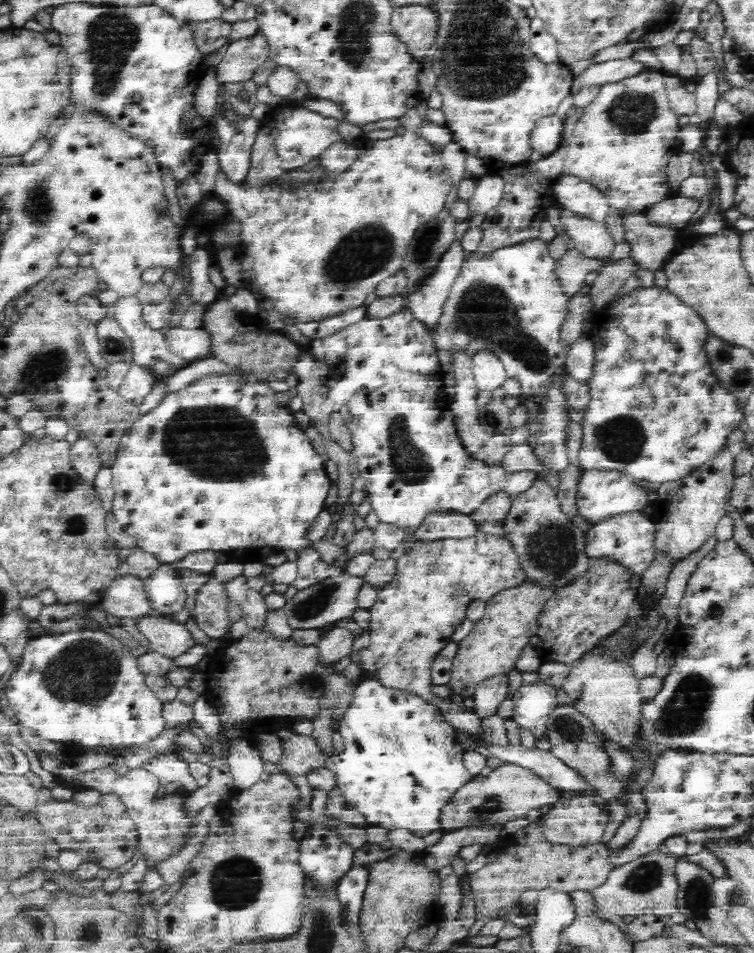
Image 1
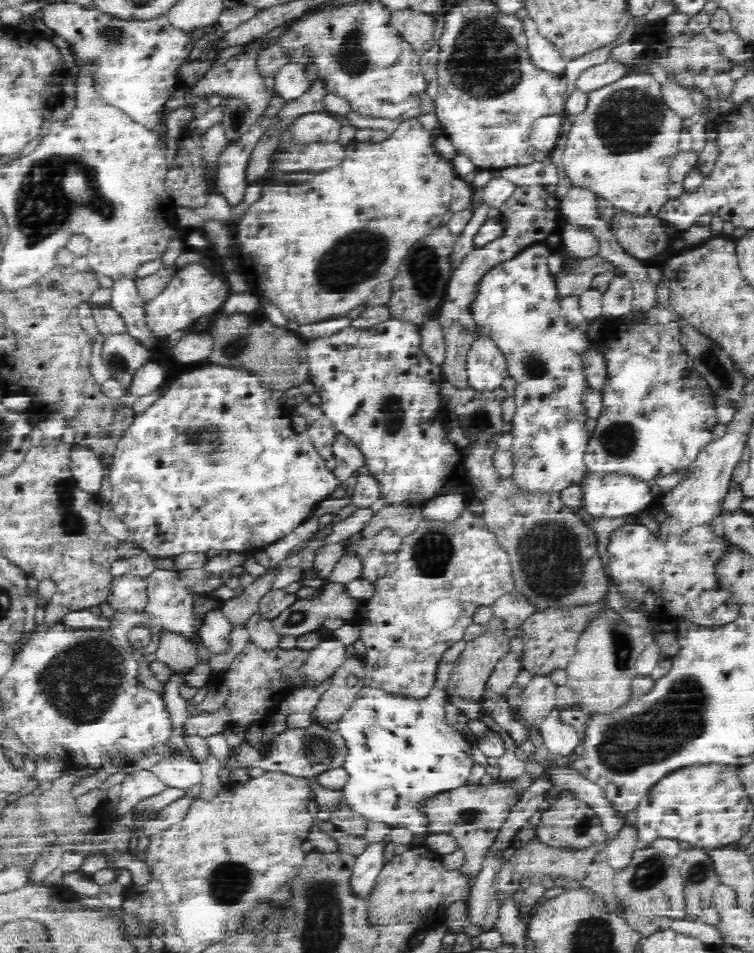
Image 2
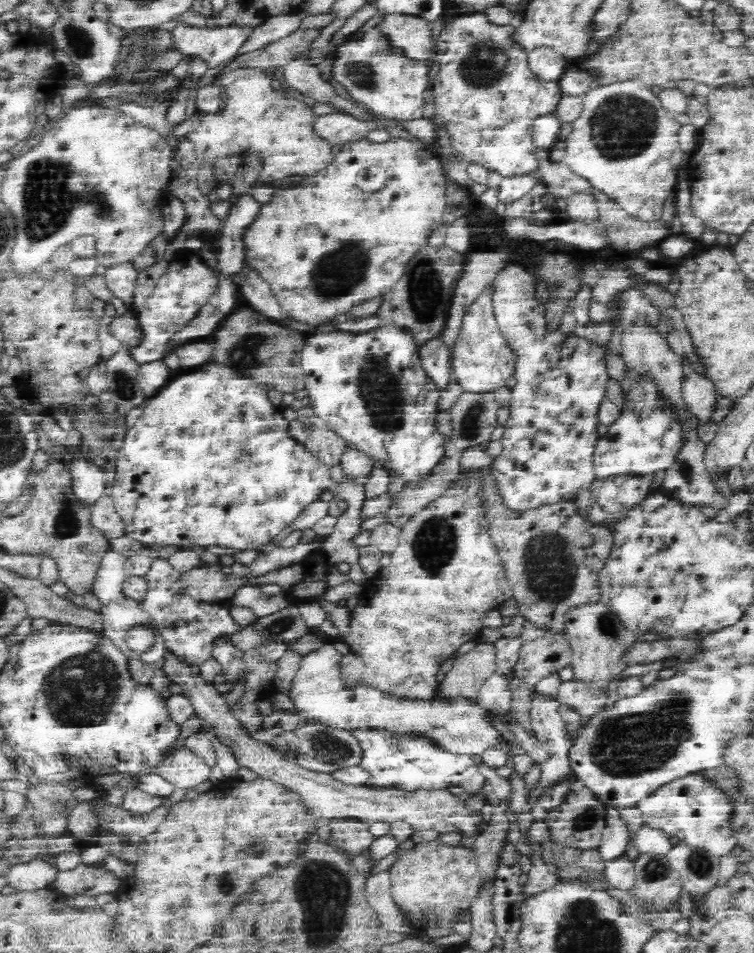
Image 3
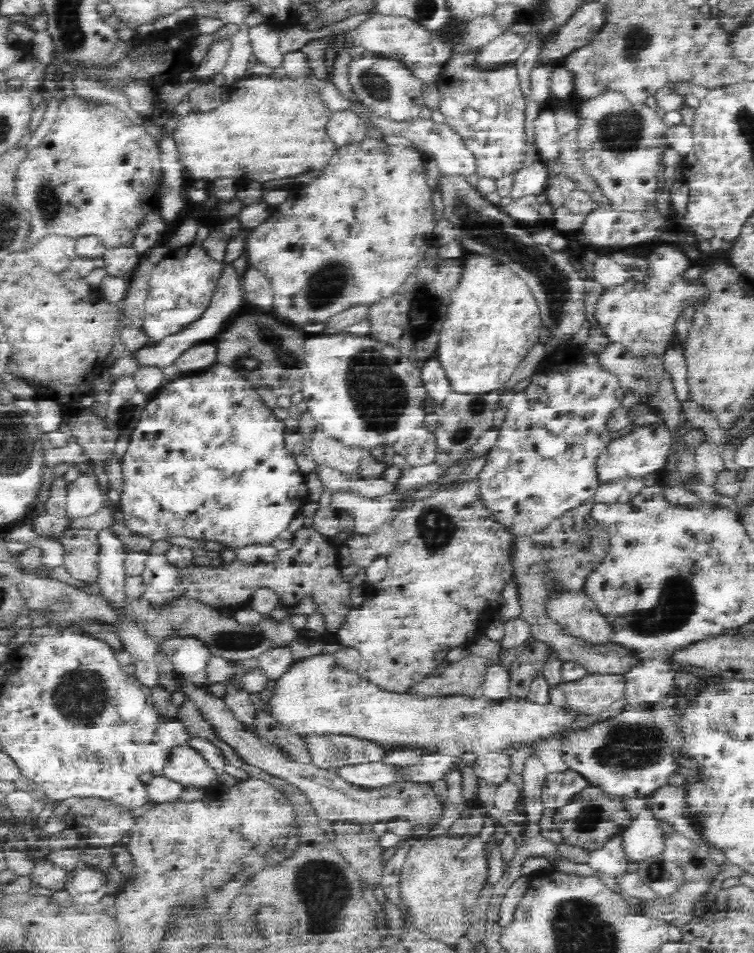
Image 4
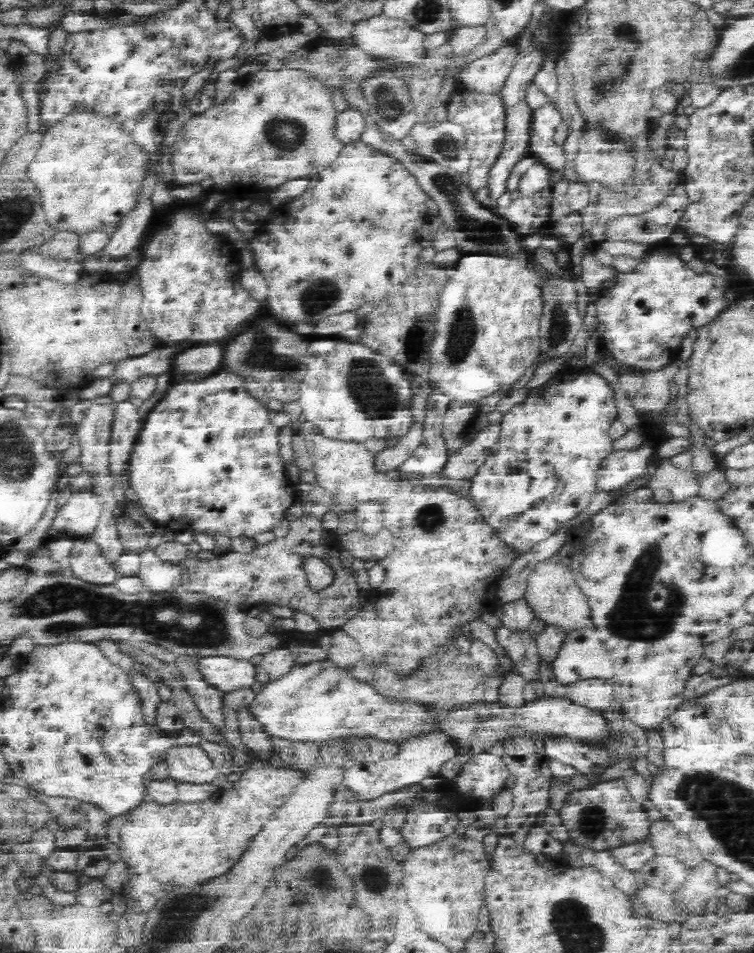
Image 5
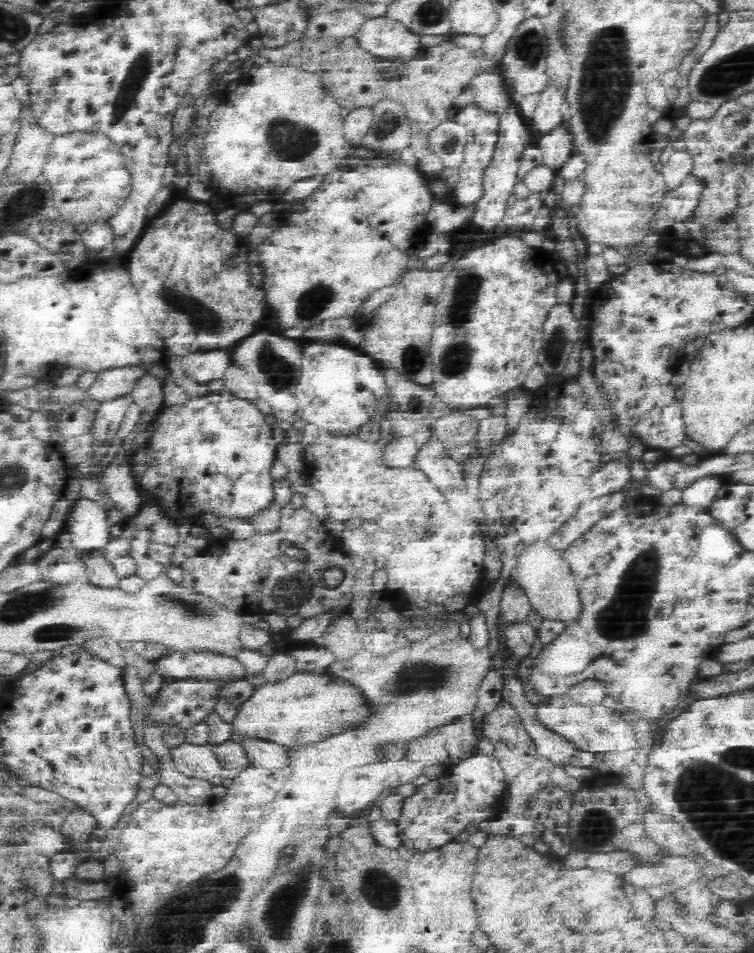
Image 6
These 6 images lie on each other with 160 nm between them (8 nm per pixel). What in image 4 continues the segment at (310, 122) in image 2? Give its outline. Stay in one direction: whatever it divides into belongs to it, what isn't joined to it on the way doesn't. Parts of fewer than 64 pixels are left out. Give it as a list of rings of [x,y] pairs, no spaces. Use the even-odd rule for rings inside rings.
[[[346,109],[343,111],[333,112],[330,114],[330,120],[326,124],[326,132],[336,143],[336,146],[342,146],[351,142],[360,142],[366,138],[366,122],[362,115],[356,111]]]

